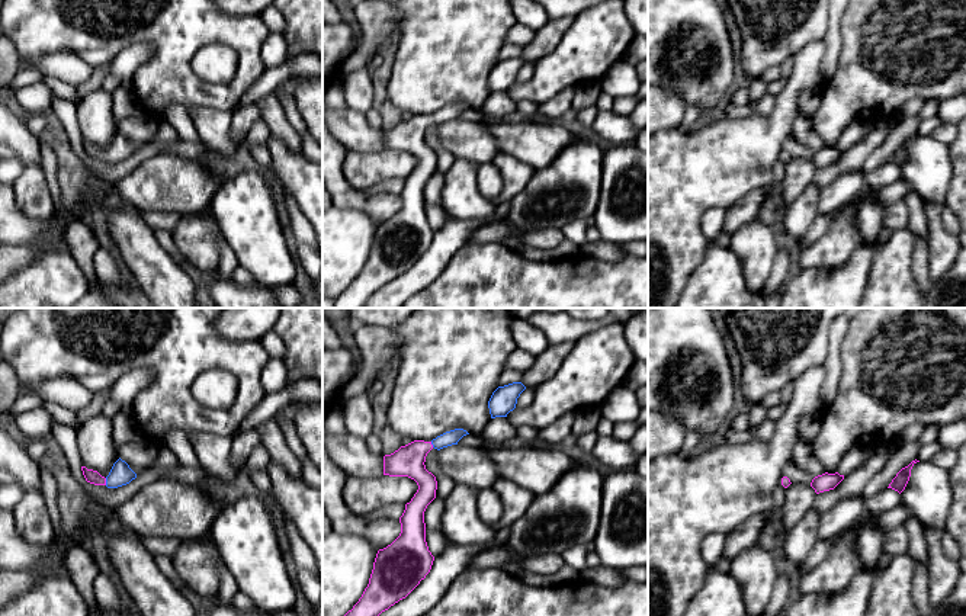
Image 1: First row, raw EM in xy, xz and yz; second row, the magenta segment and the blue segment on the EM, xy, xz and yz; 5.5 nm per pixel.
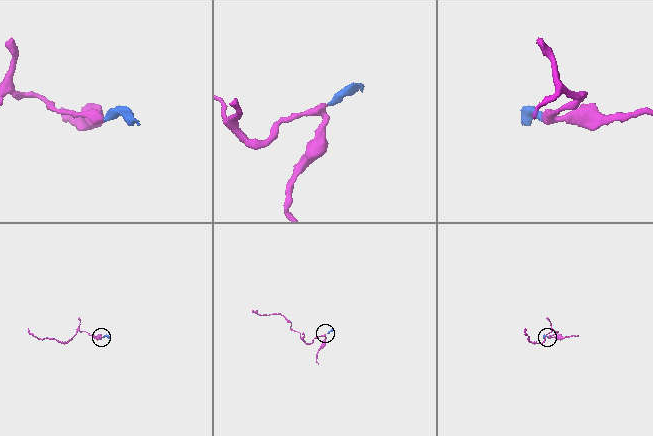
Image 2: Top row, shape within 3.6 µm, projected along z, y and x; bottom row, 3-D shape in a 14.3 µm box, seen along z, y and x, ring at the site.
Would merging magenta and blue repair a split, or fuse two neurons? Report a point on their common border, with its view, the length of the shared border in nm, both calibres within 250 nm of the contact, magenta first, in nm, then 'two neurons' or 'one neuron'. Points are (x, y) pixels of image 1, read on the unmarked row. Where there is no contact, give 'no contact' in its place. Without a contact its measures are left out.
contact xy (105, 156); length 40 nm; calibres 80 and 120 nm; one neuron

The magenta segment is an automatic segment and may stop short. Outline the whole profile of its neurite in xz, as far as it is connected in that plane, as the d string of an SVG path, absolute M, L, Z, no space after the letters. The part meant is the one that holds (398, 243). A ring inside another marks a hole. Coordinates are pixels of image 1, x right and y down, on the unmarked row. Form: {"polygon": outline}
{"polygon": "M455 103L437 110L431 116L414 115L401 121L394 128L383 131L383 150L408 151L417 157L418 164L411 176L405 179L405 185L399 192L399 211L391 219L378 225L368 262L353 283L334 299L334 308L365 308L375 292L405 273L430 247L434 231L426 216L424 186L436 173L437 155L436 151L426 144L426 131L433 122L440 125L458 119L466 109L469 109L466 105Z"}

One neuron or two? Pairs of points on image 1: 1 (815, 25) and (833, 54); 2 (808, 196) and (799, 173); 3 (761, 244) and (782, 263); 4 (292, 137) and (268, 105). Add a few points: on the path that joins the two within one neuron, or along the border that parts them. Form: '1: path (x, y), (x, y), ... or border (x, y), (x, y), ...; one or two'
1: border (830, 15), (827, 32), (822, 38); two
2: border (812, 182), (786, 207); two
3: border (779, 249), (772, 272), (761, 289); two
4: path (285, 130), (276, 121), (273, 112); one

